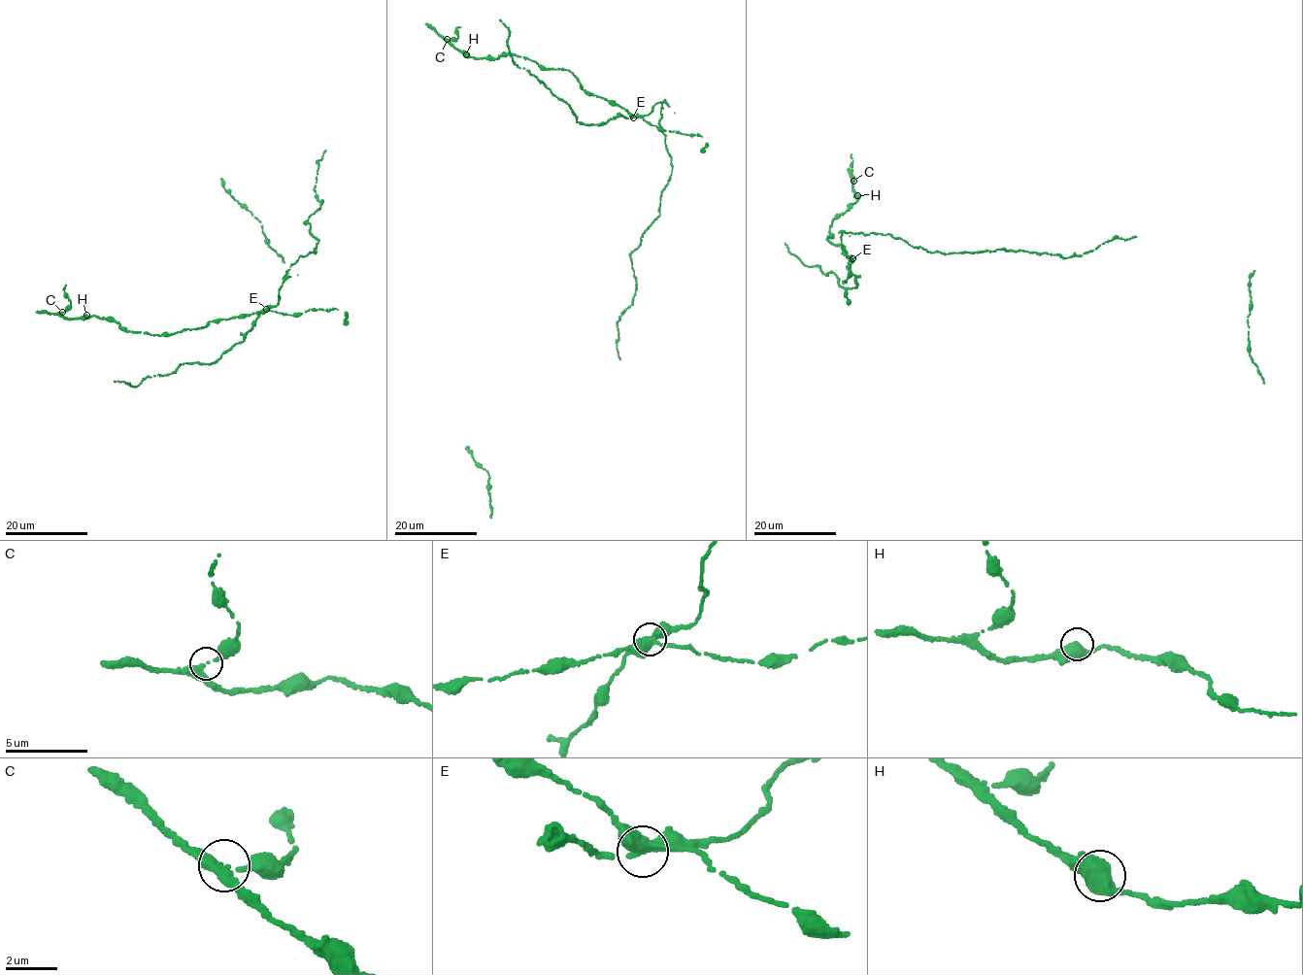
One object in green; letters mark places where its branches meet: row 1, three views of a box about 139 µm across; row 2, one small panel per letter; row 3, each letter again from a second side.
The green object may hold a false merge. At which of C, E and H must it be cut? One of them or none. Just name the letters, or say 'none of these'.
E

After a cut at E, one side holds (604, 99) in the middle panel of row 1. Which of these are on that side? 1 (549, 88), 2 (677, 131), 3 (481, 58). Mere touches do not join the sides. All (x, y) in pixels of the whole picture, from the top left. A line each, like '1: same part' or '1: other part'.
1: other part
2: same part
3: same part

